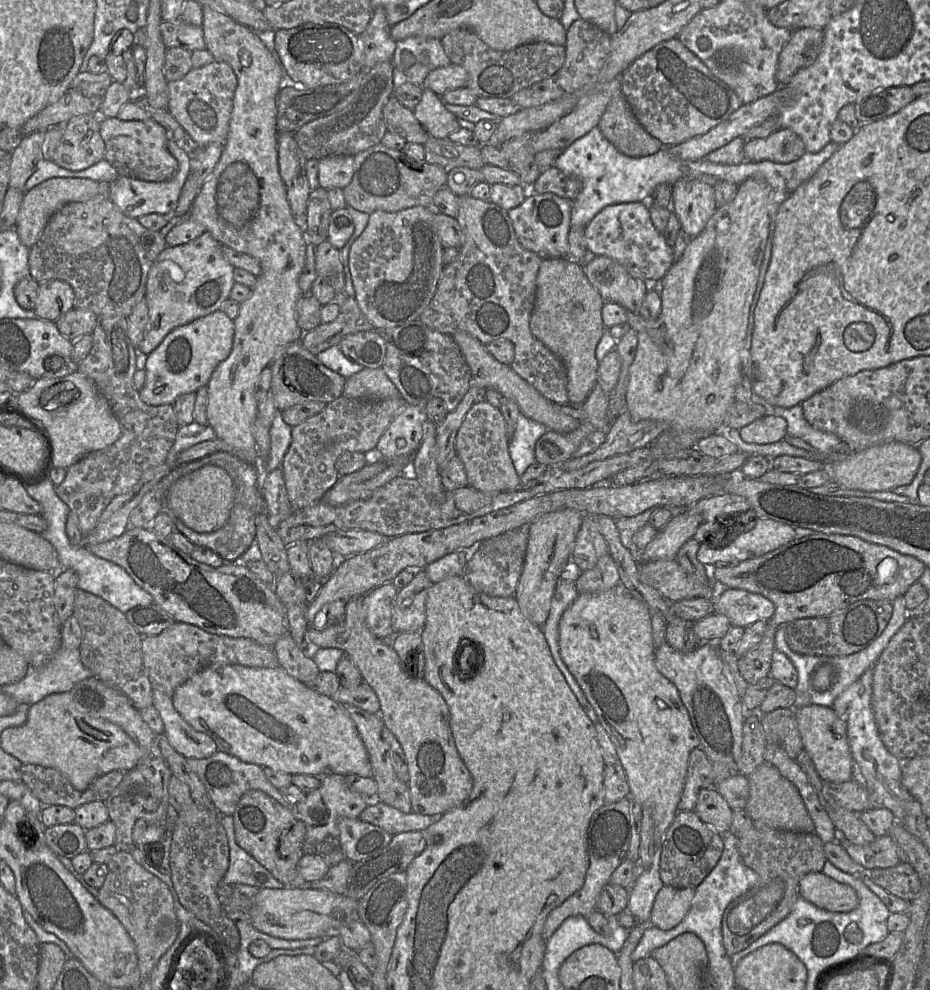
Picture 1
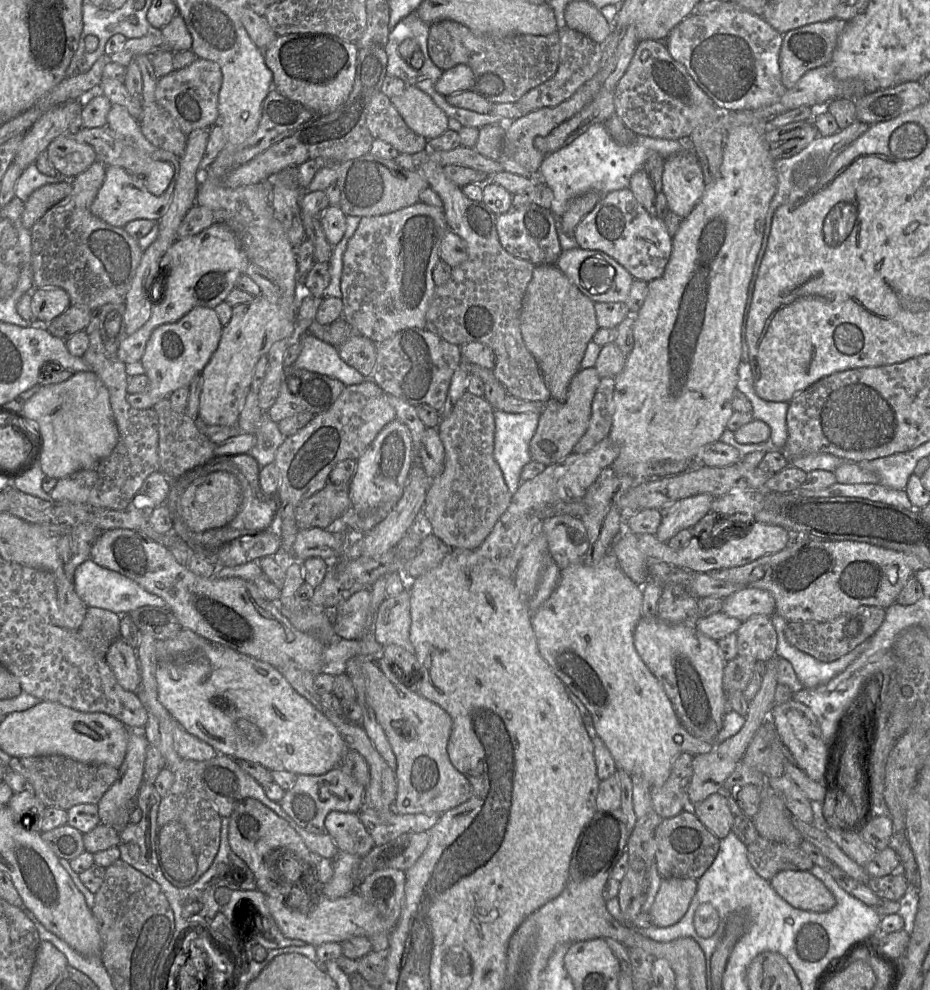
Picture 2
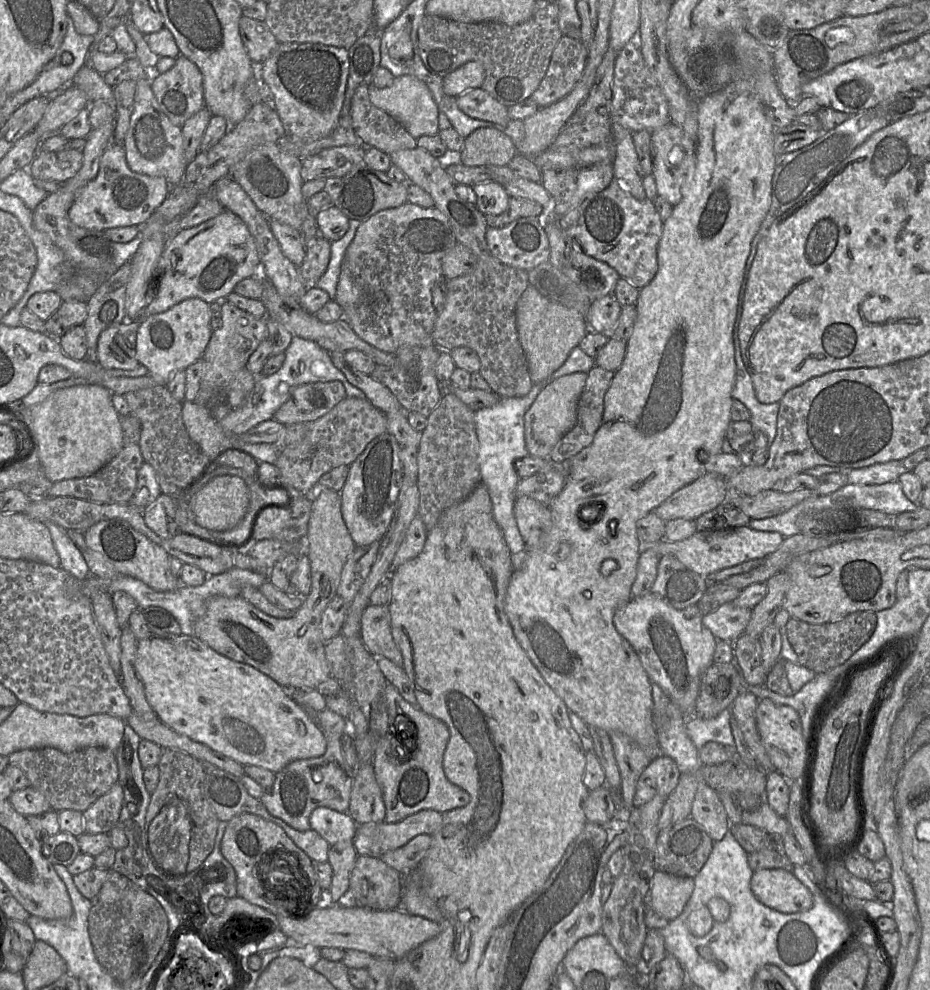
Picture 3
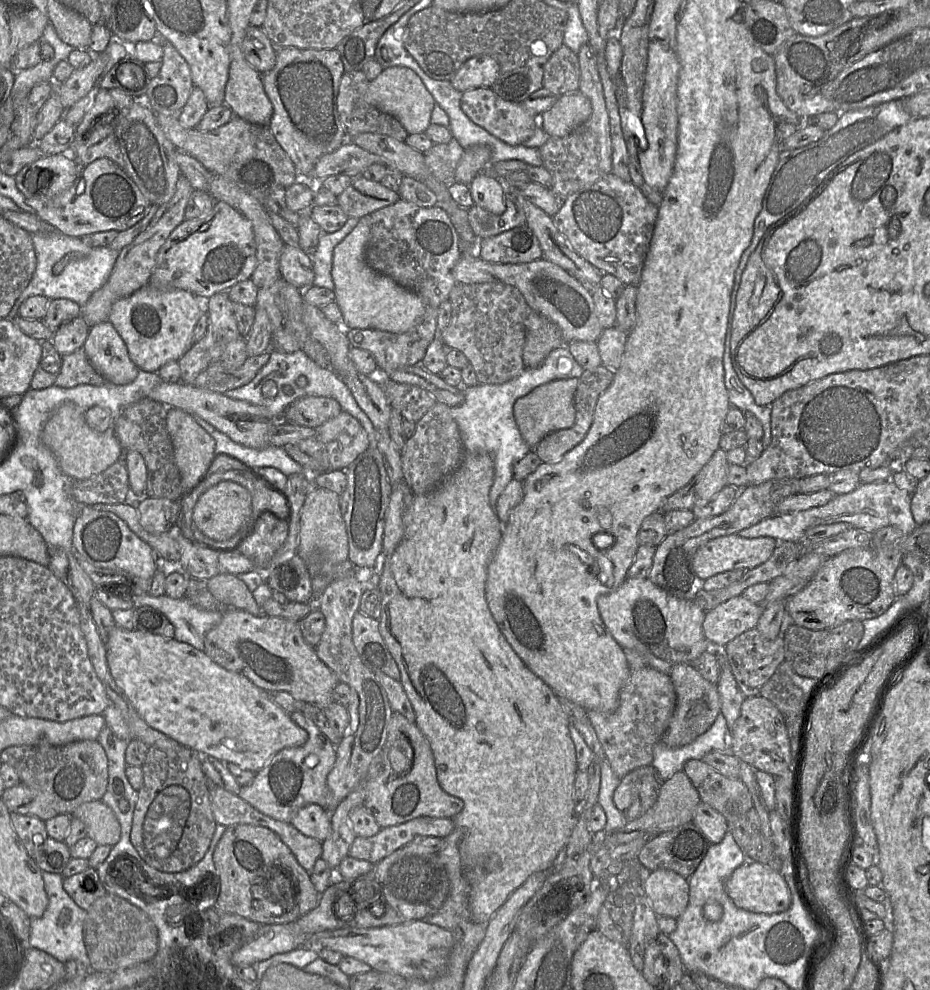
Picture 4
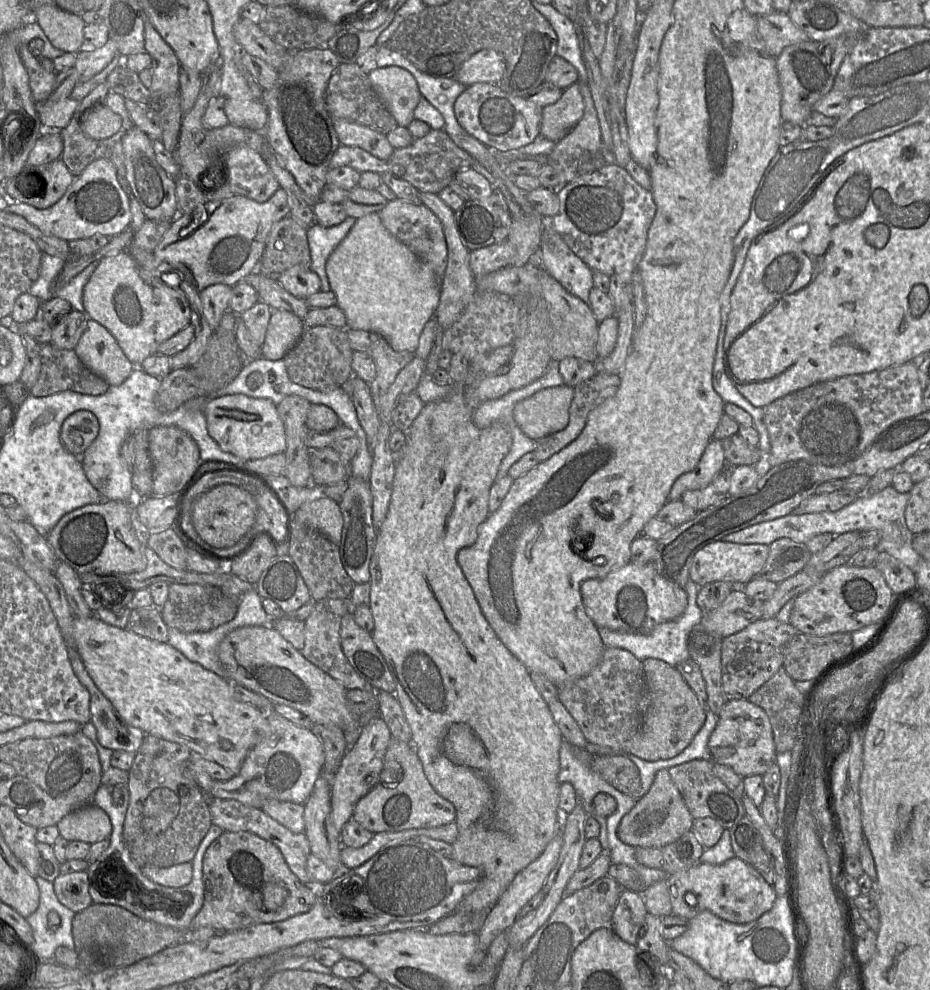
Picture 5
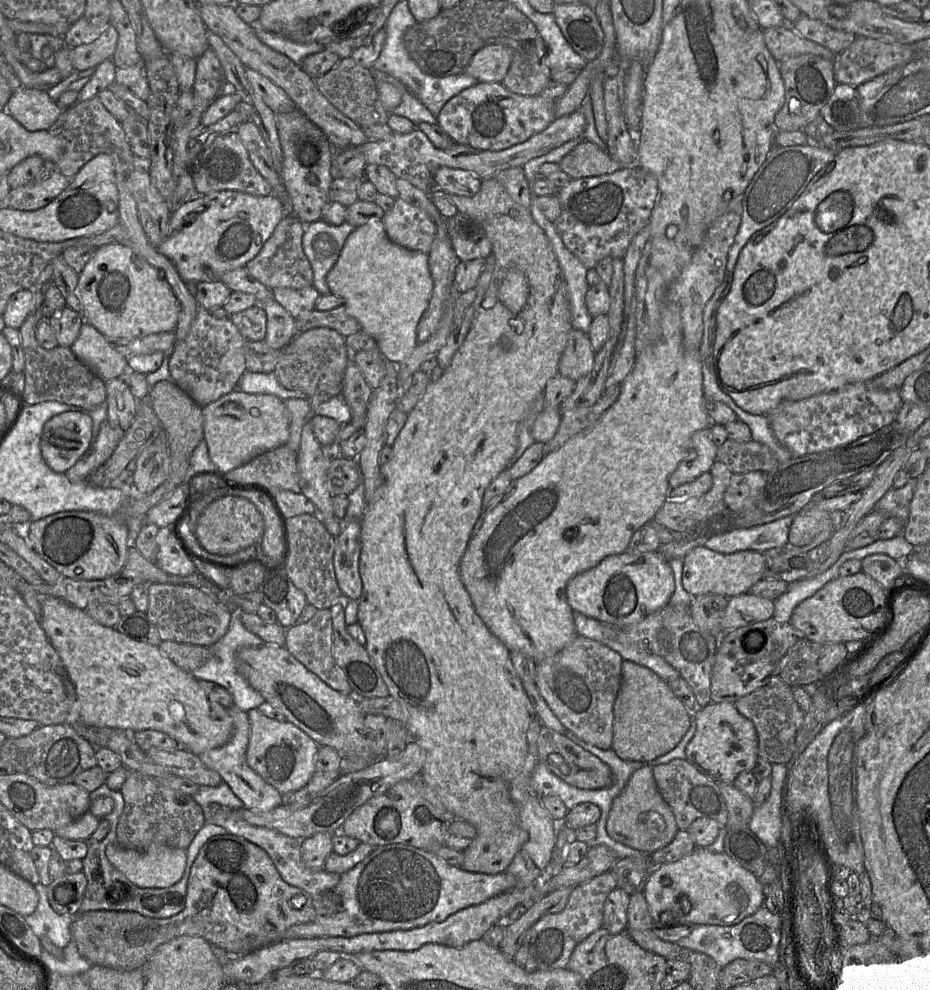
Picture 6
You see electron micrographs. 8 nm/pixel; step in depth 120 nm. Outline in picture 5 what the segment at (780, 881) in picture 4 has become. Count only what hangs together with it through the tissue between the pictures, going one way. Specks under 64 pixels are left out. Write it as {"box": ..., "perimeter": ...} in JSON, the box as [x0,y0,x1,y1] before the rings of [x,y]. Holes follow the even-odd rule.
{"box":[666,857,778,924],"perimeter":[[[737,857],[720,865],[696,863],[687,869],[668,875],[666,880],[672,907],[671,915],[686,920],[708,910],[728,922],[746,924],[769,911],[778,897],[774,887],[768,884],[752,865]],[[687,893],[695,895],[697,899],[695,907],[690,907],[686,903]]]}

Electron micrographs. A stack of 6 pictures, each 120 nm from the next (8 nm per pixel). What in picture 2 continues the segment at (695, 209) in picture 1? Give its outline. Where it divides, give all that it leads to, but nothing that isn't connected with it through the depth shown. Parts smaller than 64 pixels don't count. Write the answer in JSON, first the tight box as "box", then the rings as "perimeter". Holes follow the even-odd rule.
{"box":[662,152,706,217],"perimeter":[[[685,152],[665,159],[662,174],[662,193],[669,210],[687,217],[704,193],[706,183],[698,159]]]}

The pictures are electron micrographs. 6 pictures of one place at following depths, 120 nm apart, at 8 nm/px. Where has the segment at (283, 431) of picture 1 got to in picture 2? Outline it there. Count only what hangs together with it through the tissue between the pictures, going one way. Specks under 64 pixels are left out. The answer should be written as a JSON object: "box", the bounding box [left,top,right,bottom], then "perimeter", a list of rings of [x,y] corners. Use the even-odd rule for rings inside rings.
{"box":[249,413,287,468],"perimeter":[[[263,413],[263,419],[254,434],[257,437],[257,443],[249,454],[255,458],[260,468],[274,463],[278,447],[287,438],[280,433],[278,423],[269,417],[264,418]]]}

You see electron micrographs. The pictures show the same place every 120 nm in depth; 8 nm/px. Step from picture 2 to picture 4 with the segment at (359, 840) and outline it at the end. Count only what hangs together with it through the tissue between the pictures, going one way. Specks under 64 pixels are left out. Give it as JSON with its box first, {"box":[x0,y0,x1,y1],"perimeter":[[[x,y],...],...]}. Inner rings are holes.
{"box":[291,804,332,842],"perimeter":[[[317,804],[301,808],[291,824],[304,835],[321,842],[327,839],[332,832],[331,813]]]}

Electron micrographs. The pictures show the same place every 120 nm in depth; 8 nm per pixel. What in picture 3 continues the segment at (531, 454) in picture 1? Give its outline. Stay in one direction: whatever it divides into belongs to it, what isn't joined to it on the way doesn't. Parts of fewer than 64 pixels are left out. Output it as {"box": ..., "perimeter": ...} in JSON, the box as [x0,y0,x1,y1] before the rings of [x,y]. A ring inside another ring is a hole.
{"box":[475,383,545,557],"perimeter":[[[545,383],[533,384],[524,397],[500,397],[491,407],[475,411],[475,426],[479,442],[478,463],[482,482],[486,485],[493,508],[494,518],[502,530],[512,554],[521,557],[525,540],[521,536],[513,513],[516,500],[516,488],[520,481],[517,473],[517,461],[529,455],[524,434],[524,417]]]}

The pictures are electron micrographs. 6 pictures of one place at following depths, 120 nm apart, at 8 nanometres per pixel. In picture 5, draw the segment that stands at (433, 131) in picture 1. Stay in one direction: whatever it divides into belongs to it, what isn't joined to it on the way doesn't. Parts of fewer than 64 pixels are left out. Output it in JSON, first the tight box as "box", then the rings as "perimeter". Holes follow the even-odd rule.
{"box":[369,66,422,127],"perimeter":[[[398,66],[377,68],[369,73],[370,82],[387,110],[401,127],[414,120],[414,110],[422,94],[417,81],[407,70]]]}

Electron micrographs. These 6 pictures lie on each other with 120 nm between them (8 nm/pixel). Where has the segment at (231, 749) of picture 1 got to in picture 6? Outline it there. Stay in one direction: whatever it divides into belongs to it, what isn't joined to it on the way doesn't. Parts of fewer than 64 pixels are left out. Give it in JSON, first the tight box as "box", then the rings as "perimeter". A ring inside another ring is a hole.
{"box":[38,597,233,756],"perimeter":[[[42,597],[41,613],[38,617],[74,685],[81,725],[133,732],[156,730],[173,738],[181,749],[197,756],[221,747],[229,741],[233,731],[233,720],[228,708],[209,700],[199,680],[162,654],[158,646],[136,641],[115,628],[103,626],[86,611],[60,598]]]}

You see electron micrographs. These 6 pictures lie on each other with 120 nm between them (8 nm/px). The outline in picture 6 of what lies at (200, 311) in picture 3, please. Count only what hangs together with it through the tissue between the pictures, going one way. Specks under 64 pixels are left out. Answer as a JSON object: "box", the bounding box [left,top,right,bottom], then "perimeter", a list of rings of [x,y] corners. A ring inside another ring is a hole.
{"box":[78,243,180,344],"perimeter":[[[113,243],[97,248],[80,273],[78,291],[83,306],[83,317],[111,342],[127,344],[132,339],[175,331],[180,304],[166,280],[159,276],[159,269],[135,254],[129,247]]]}

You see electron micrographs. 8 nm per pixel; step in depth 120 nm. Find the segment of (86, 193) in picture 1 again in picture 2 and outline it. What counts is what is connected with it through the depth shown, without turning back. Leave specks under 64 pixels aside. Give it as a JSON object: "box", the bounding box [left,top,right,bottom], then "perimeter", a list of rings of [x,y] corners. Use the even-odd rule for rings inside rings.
{"box":[23,181,72,230],"perimeter":[[[71,181],[46,184],[36,189],[24,202],[23,226],[31,230],[33,225],[50,209],[72,191]]]}

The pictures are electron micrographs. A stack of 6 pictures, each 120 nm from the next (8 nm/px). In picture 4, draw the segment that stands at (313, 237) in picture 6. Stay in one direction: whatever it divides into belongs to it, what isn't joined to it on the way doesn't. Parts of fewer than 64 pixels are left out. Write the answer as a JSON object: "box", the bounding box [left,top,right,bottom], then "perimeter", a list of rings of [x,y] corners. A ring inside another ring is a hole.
{"box":[310,217,358,290],"perimeter":[[[349,217],[340,230],[334,233],[322,231],[316,250],[310,255],[314,271],[312,286],[334,290],[334,282],[331,276],[334,248],[356,227],[358,221],[358,218]]]}

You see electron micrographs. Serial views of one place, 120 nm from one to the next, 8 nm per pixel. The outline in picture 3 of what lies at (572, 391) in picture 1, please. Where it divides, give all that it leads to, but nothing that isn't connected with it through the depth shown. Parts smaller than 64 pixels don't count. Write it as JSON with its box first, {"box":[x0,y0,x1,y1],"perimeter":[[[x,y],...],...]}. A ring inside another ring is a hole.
{"box":[516,285,590,384],"perimeter":[[[528,285],[518,300],[516,327],[533,384],[551,381],[551,375],[563,365],[571,351],[578,347],[580,341],[590,331],[585,316],[574,309],[549,300],[531,285]]]}

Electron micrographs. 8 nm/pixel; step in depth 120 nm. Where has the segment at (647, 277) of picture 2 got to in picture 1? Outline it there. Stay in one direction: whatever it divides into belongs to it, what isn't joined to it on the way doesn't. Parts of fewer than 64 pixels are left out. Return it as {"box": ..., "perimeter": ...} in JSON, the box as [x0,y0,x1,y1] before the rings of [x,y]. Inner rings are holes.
{"box":[584,202,674,282],"perimeter":[[[647,202],[613,204],[600,211],[584,229],[588,251],[609,257],[648,282],[660,282],[674,263],[673,248],[654,226]]]}

